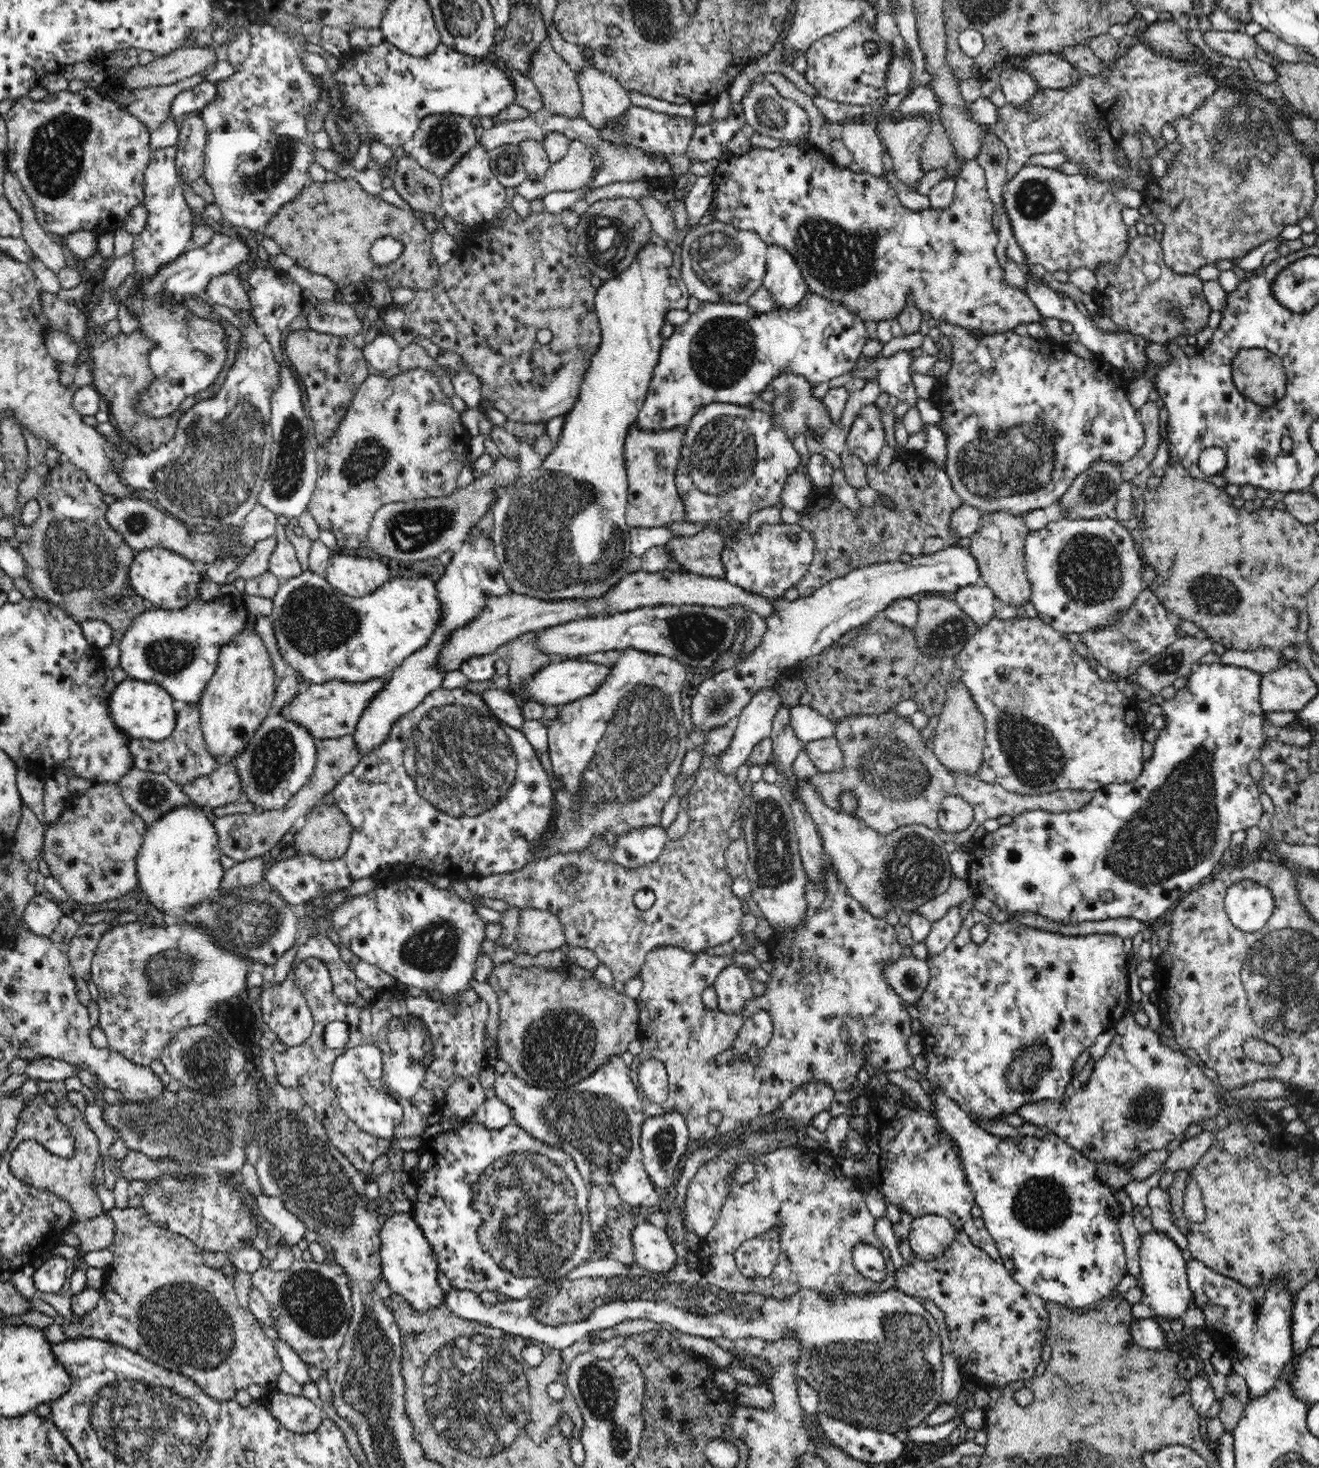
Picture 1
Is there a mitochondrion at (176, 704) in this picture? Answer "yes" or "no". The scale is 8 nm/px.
no

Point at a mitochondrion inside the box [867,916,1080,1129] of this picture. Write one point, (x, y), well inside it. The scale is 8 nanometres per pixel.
(1028, 1065)

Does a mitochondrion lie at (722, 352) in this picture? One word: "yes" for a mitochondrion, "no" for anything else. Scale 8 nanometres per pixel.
yes

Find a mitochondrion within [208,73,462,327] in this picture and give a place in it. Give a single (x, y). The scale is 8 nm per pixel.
(263, 180)

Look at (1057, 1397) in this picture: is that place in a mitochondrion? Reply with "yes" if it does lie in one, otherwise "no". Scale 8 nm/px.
no

